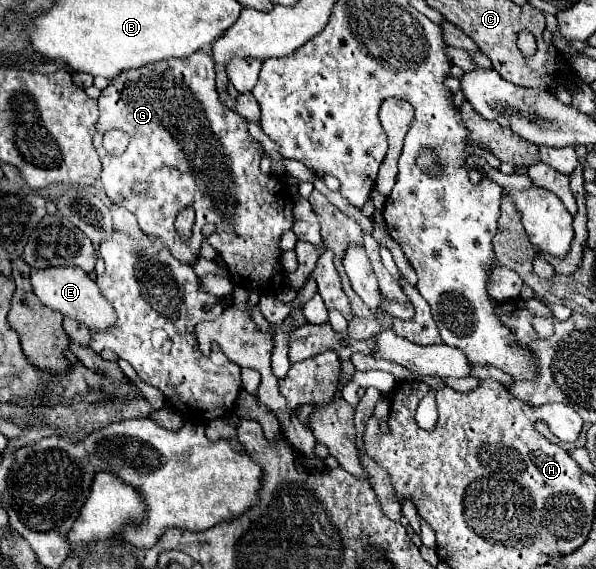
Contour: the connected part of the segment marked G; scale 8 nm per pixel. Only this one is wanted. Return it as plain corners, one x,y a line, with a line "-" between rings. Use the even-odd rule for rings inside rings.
197,51
185,59
167,59
127,73
119,73
97,99
101,117
97,121
97,135
93,145
101,157
101,183
109,199
129,209
143,233
159,237
177,261
193,265
199,257
199,229
215,229
207,241
213,245
229,267
233,283
257,291
259,295
275,295
285,285
285,271
281,269
277,253
277,241
285,231
293,227
293,197
285,183
277,177
263,175
259,169
261,153
257,141
247,133
247,121
225,109
215,89
215,61
209,53
-
109,129
123,129
131,135
127,151
119,157
109,155
103,149
103,133
-
145,185
143,191
139,187
-
191,207
195,211
195,223
191,239
183,241
175,229
175,217
181,209

